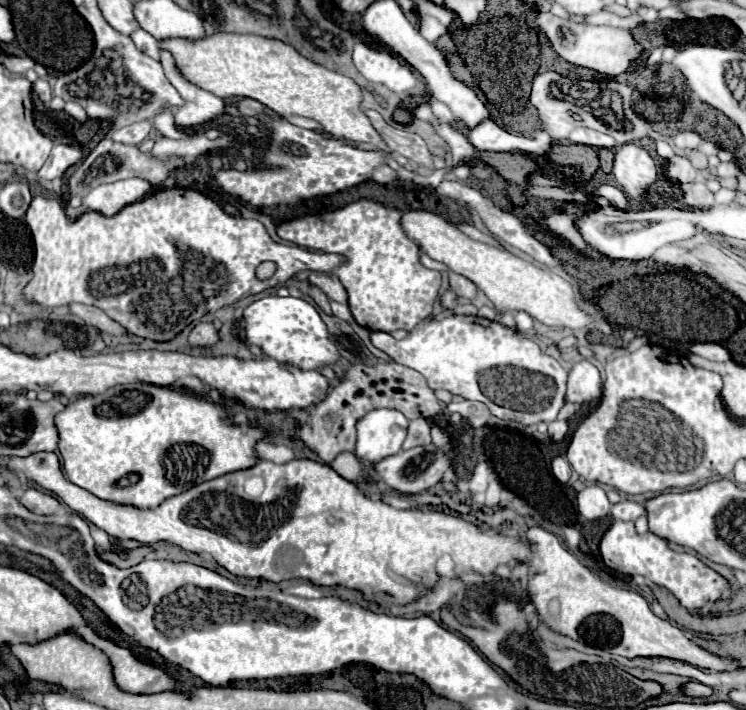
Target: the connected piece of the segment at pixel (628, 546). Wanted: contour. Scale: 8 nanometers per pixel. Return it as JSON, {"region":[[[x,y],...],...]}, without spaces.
{"region":[[[614,521],[600,541],[600,555],[606,567],[622,575],[642,575],[656,585],[666,587],[688,611],[698,611],[708,601],[716,603],[724,591],[730,591],[728,579],[716,573],[714,569],[710,569],[708,565],[704,565],[696,555],[690,555],[684,551],[678,553],[670,549],[666,539],[650,531],[644,535],[638,535],[634,529],[634,523]]]}

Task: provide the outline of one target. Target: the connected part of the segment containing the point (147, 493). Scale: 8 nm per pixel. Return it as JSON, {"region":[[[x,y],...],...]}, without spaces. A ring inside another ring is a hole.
{"region":[[[148,383],[116,385],[102,397],[78,397],[76,401],[68,403],[54,419],[60,437],[58,451],[62,457],[62,471],[70,483],[104,501],[132,505],[138,509],[158,507],[164,499],[184,493],[198,483],[238,469],[248,469],[256,463],[254,445],[264,437],[264,431],[250,427],[248,433],[242,433],[238,425],[226,423],[222,411],[224,409],[220,405],[202,401],[170,387],[156,387]]]}

